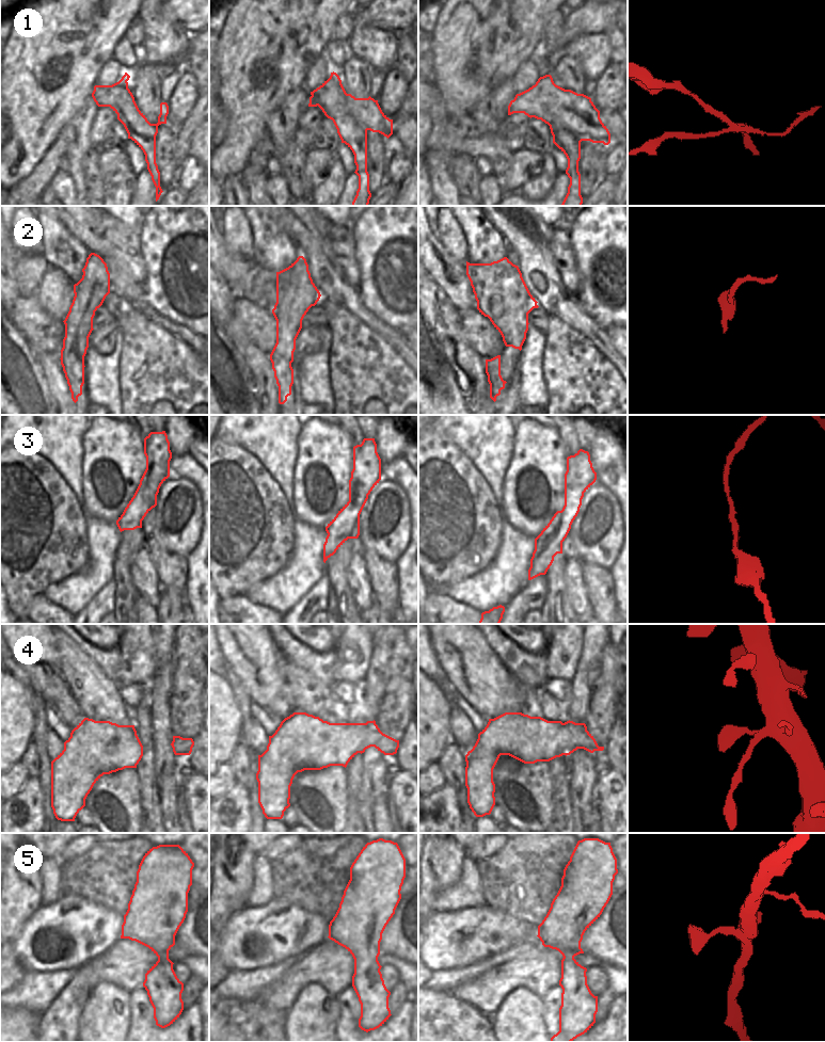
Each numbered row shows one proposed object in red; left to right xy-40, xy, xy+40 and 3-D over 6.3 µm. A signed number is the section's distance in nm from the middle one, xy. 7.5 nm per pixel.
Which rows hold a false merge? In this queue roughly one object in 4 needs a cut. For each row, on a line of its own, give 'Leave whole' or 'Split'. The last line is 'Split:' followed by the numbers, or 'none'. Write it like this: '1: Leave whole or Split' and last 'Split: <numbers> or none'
1: Split
2: Split
3: Leave whole
4: Leave whole
5: Leave whole
Split: 1, 2

